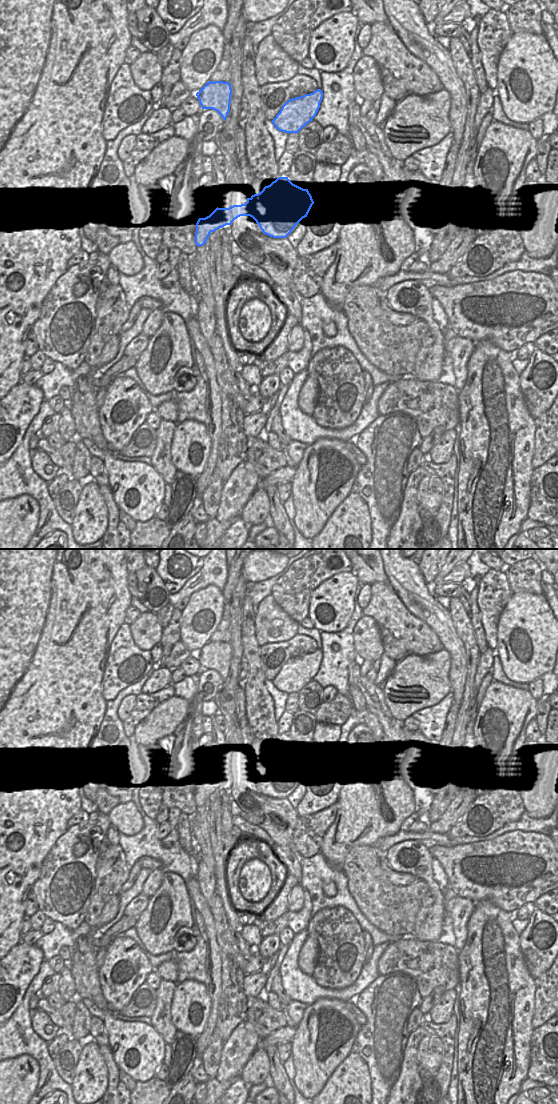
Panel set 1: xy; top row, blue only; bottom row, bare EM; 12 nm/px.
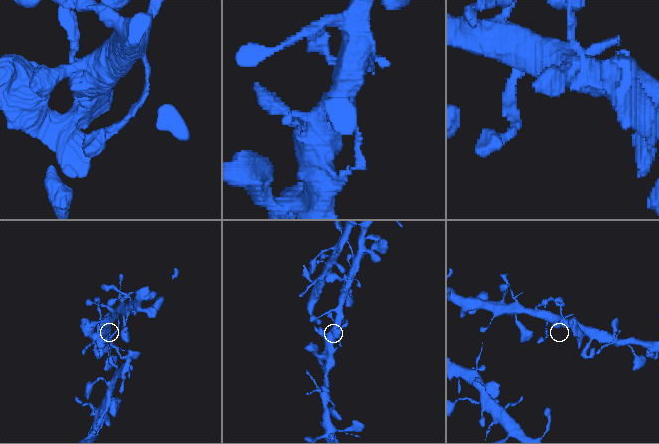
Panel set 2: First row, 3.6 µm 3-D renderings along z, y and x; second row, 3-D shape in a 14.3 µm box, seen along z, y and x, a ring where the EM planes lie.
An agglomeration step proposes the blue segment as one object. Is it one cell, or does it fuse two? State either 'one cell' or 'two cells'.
one cell

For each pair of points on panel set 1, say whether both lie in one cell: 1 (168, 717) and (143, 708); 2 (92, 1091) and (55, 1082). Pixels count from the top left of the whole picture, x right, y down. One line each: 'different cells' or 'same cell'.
1: different cells
2: different cells

